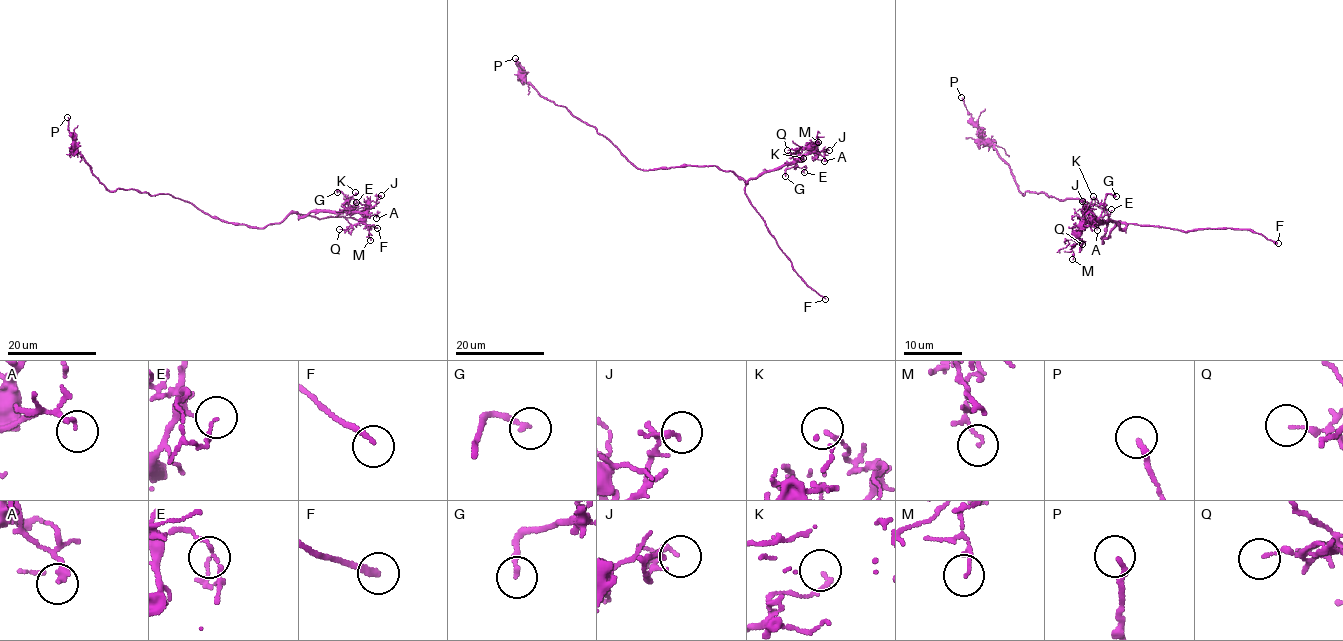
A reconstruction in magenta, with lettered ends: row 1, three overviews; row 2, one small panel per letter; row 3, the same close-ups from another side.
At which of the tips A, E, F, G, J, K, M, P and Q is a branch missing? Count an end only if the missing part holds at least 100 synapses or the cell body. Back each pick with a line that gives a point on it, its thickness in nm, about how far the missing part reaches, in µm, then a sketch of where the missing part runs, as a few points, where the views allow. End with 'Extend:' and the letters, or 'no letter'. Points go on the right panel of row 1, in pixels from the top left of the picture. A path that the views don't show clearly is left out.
F: (1278, 243) | 190 nm | 35 µm | (1278, 243), (1298, 244), (1310, 240), (1305, 246), (1305, 272), (1297, 288)
Extend: F

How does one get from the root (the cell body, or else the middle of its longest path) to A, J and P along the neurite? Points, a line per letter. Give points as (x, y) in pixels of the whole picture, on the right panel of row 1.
A: (1106, 231), (1103, 243), (1117, 224), (1126, 225), (1122, 228), (1114, 221), (1090, 221), (1085, 225), (1097, 230)
J: (1106, 231), (1103, 243), (1117, 224), (1126, 225), (1085, 221), (1082, 201)
P: (1106, 231), (1109, 217), (1103, 208), (1081, 199), (1059, 201), (1044, 192), (1024, 195), (961, 97)

